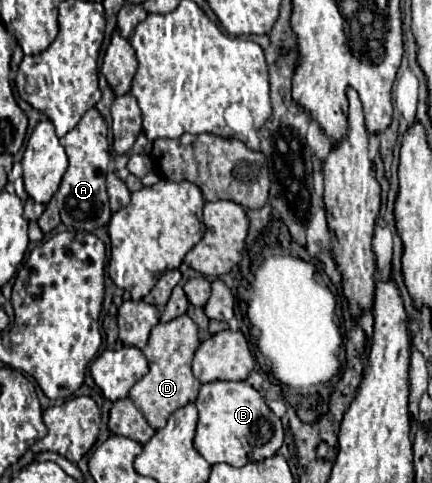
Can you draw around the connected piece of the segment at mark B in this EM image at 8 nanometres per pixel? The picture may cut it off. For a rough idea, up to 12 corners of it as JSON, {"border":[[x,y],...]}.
{"border":[[246,380],[202,384],[194,448],[244,466],[282,446],[280,418]]}

